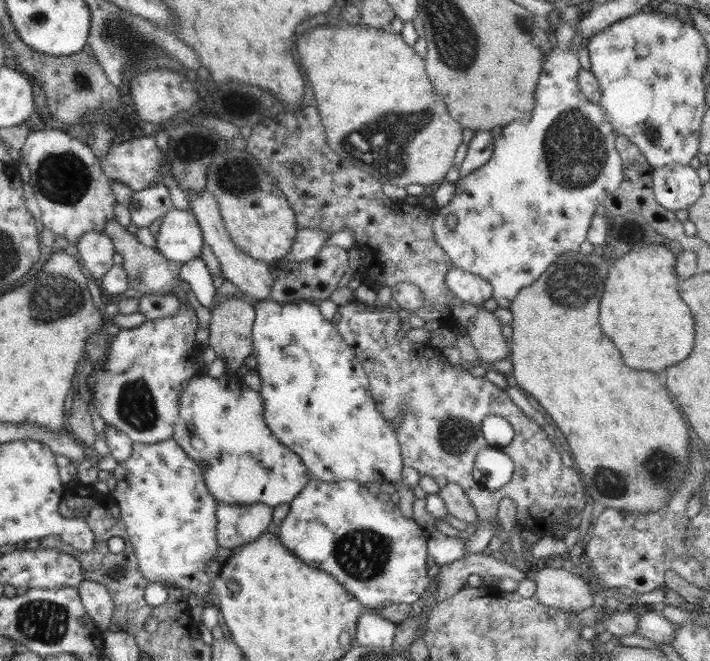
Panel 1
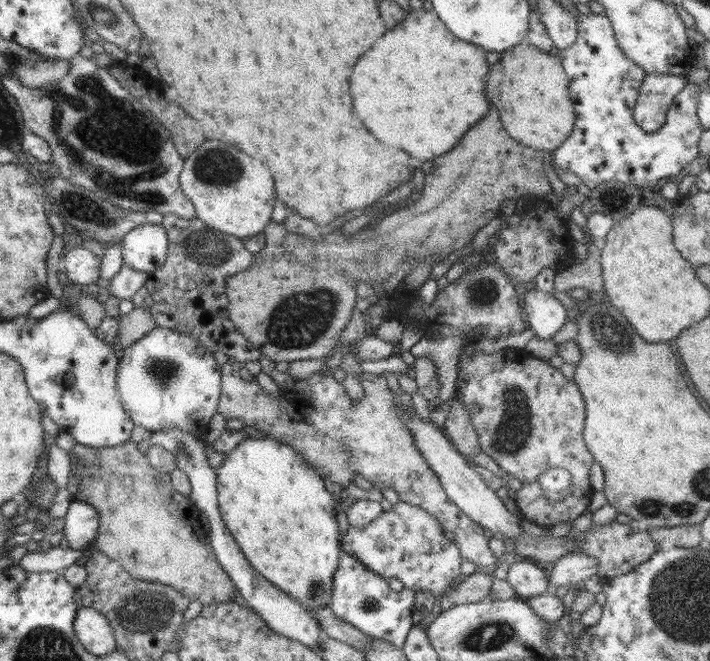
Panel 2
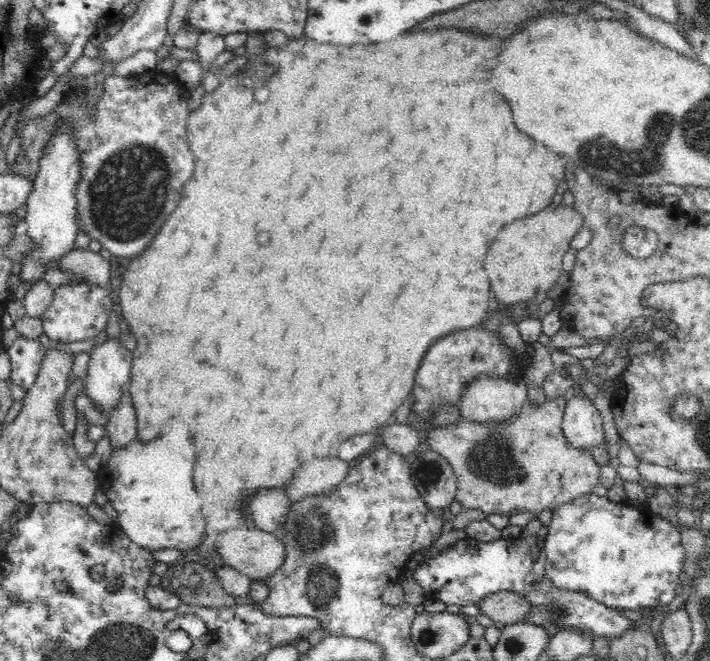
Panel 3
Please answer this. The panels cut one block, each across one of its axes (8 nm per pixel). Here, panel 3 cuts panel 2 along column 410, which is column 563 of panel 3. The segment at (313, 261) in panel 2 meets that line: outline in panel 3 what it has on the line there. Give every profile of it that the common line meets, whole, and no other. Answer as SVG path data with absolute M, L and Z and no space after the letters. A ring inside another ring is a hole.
M548 206L542 212L516 220L500 230L492 242L484 268L492 282L492 292L504 304L516 304L550 290L562 273L562 258L571 247L572 238L584 225L584 217L573 206Z

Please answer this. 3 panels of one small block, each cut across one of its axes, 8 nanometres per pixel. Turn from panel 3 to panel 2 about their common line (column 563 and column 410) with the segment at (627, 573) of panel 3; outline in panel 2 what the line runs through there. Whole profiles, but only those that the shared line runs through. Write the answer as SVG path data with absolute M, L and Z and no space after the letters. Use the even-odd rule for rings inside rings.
M400 501L390 510L384 510L374 522L370 522L364 529L349 526L348 533L342 537L341 550L346 553L354 553L368 569L382 575L386 581L395 576L403 582L404 588L414 592L417 590L430 591L439 598L450 586L454 586L455 578L462 578L460 563L464 559L455 543L445 538L443 533L438 520L432 518L426 510L422 510L420 506L412 506L408 502Z

